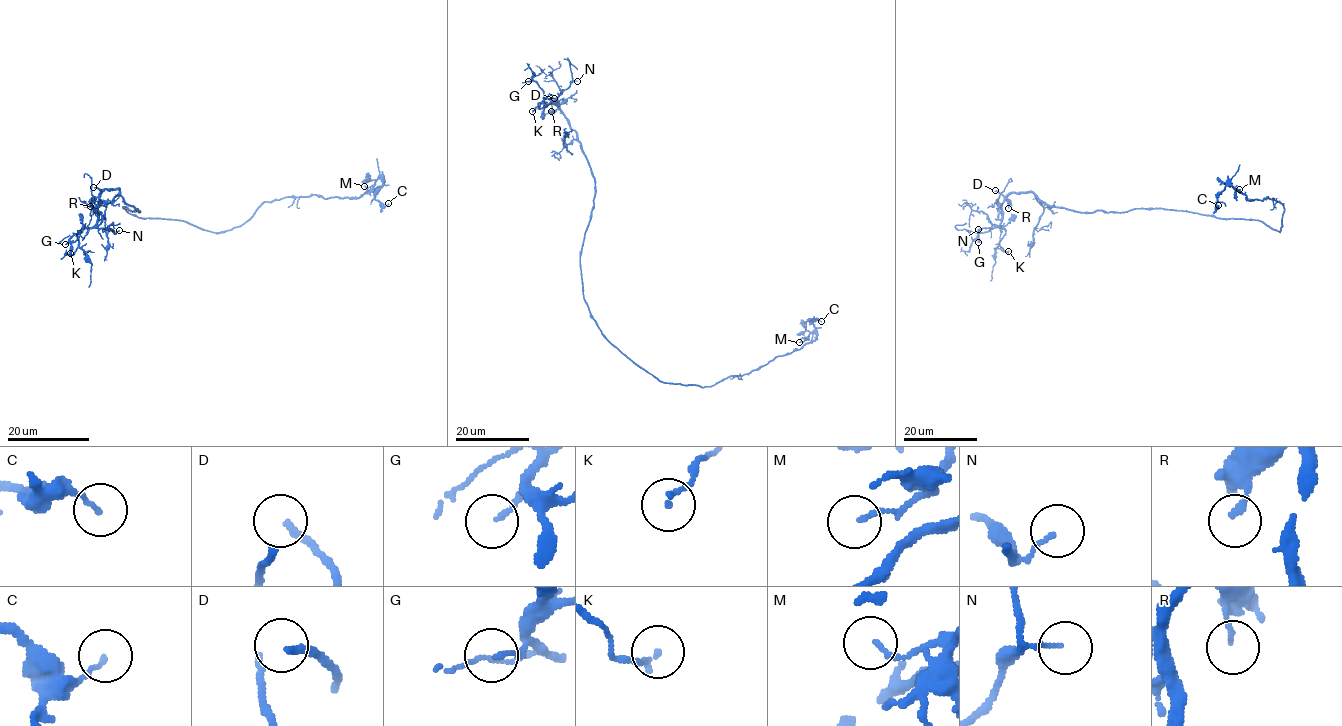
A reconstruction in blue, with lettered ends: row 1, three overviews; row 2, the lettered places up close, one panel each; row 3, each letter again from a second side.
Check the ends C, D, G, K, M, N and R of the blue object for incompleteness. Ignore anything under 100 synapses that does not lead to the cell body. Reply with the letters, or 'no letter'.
D

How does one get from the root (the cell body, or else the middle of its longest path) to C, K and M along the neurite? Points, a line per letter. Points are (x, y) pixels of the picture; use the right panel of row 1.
C: (1209, 215), (1259, 220), (1280, 230), (1284, 208), (1276, 200), (1249, 200), (1226, 186), (1218, 205)
K: (1209, 215), (1079, 213), (1011, 192), (999, 226), (1008, 251)
M: (1209, 215), (1259, 220), (1279, 231), (1283, 204), (1268, 197), (1263, 200), (1249, 200), (1230, 183), (1239, 189)

